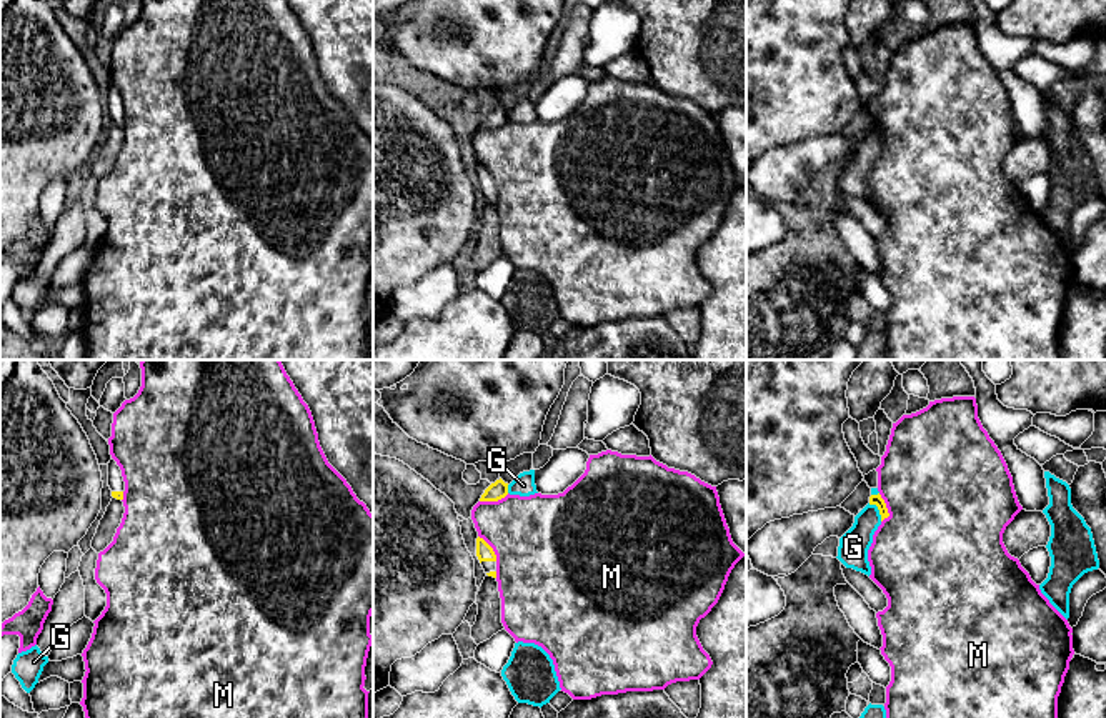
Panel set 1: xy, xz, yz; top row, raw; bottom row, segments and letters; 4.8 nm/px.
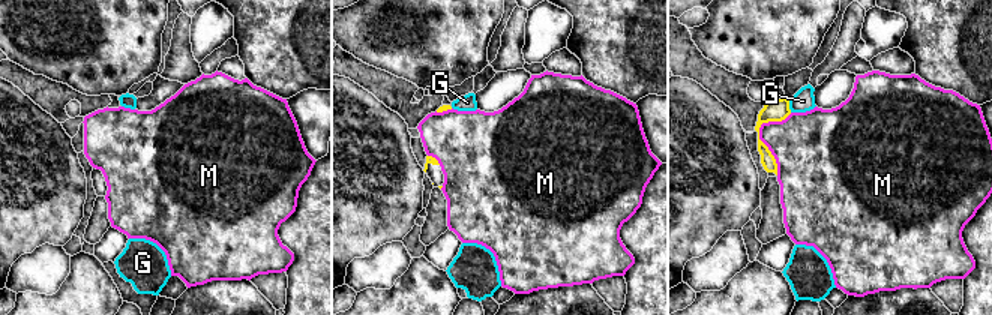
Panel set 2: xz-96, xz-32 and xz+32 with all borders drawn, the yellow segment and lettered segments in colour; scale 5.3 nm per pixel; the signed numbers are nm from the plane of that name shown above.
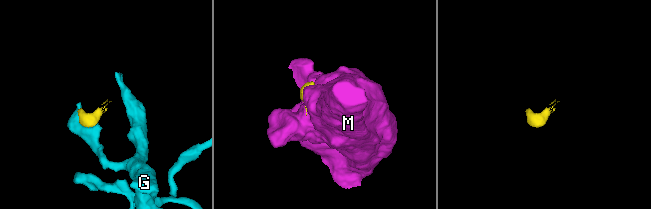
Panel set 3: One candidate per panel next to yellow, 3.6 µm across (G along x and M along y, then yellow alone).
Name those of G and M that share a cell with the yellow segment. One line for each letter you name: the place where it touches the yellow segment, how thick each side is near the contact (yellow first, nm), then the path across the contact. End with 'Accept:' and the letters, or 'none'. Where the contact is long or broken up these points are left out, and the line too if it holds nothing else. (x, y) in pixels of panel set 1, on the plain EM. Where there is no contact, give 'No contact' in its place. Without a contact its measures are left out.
Accept: none

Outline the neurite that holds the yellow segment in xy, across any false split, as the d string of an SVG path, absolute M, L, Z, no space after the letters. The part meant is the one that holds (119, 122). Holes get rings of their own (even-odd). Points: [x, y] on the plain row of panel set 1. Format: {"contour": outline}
{"contour": "M113 85L108 90L108 113L113 125L123 127L125 108L122 103L122 97Z"}

